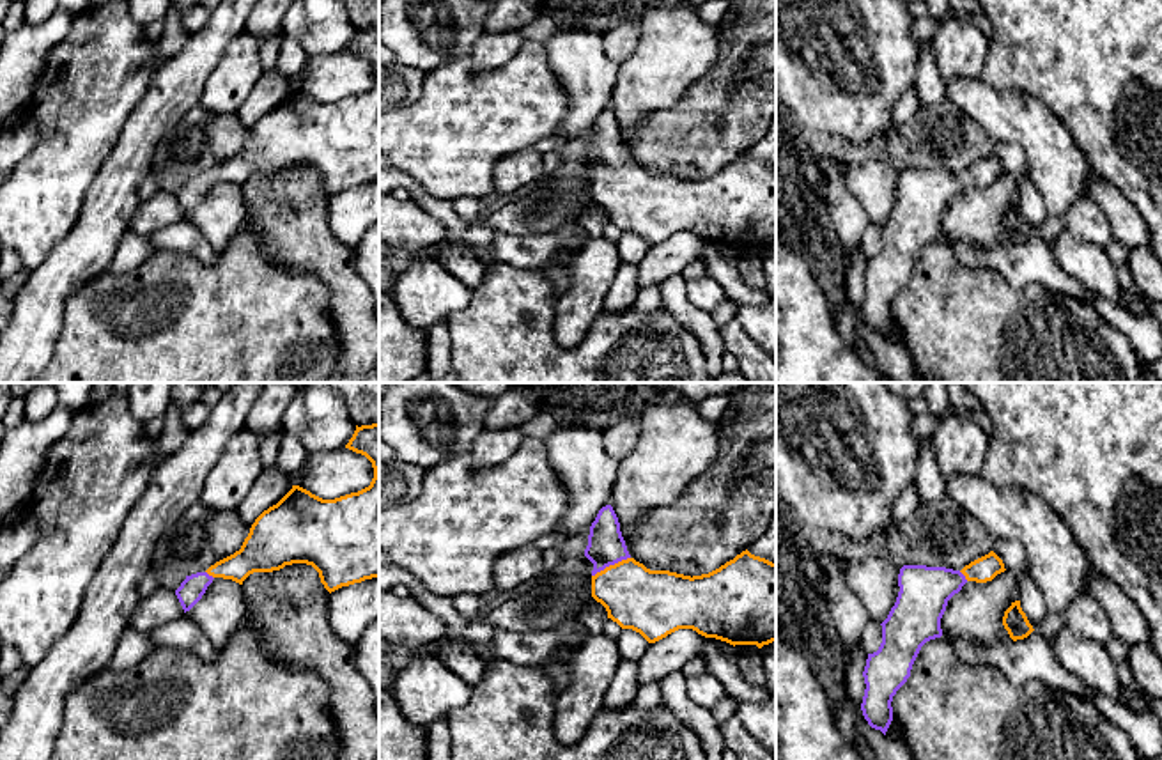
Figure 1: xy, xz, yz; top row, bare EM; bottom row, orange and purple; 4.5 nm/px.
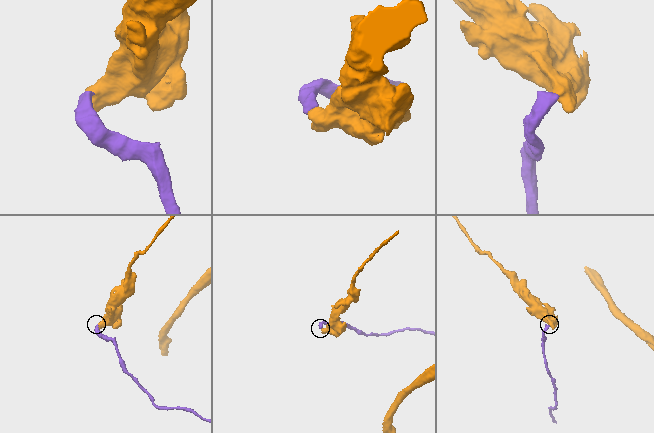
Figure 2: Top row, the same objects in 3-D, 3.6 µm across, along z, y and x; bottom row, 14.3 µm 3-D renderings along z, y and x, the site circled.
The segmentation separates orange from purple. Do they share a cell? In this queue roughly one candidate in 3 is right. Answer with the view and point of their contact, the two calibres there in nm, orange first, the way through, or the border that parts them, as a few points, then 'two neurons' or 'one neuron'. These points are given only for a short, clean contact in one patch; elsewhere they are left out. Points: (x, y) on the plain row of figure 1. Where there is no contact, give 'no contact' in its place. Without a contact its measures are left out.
meets orange in xz at (610, 169); 300 nm thick on the orange side, 170 nm on the other; runs through xz (650, 206), (610, 169), (606, 149); one neuron

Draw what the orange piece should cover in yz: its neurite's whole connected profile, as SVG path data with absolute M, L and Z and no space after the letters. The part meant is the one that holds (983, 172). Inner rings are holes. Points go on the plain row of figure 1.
M990 154L962 174L903 168L898 200L882 229L882 246L868 257L861 314L868 328L884 338L893 324L893 299L910 280L921 250L942 239L941 221L948 204L967 184L987 186L1004 175L1003 163Z

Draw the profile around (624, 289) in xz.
M622 262L604 301L606 312L622 312L634 305L639 292L638 266Z

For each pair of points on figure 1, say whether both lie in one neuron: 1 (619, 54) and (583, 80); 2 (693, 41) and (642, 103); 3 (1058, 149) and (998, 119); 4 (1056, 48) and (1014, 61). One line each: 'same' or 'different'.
1: different
2: same
3: same
4: same

